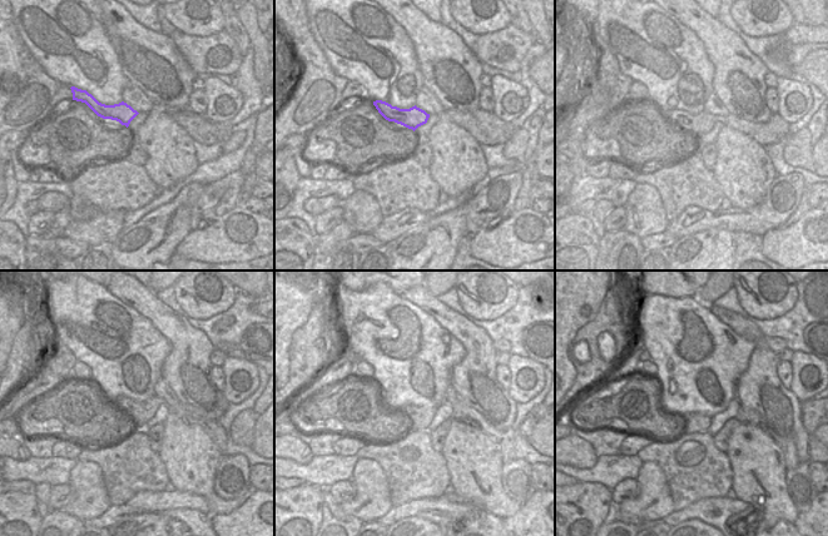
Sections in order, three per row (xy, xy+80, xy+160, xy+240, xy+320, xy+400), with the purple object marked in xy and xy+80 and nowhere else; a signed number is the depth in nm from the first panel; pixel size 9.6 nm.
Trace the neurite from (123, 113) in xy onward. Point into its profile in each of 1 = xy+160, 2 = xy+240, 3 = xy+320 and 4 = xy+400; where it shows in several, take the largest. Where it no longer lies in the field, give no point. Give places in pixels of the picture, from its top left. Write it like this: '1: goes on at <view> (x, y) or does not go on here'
1: goes on at xy+160 (703, 123)
2: goes on at xy+240 (139, 412)
3: goes on at xy+320 (420, 417)
4: goes on at xy+400 (694, 422)

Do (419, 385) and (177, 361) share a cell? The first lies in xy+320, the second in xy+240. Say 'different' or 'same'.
different

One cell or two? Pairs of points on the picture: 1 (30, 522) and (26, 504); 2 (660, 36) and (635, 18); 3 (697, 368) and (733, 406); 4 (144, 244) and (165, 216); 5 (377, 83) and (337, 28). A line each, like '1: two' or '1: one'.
1: one
2: one
3: two
4: one
5: one

